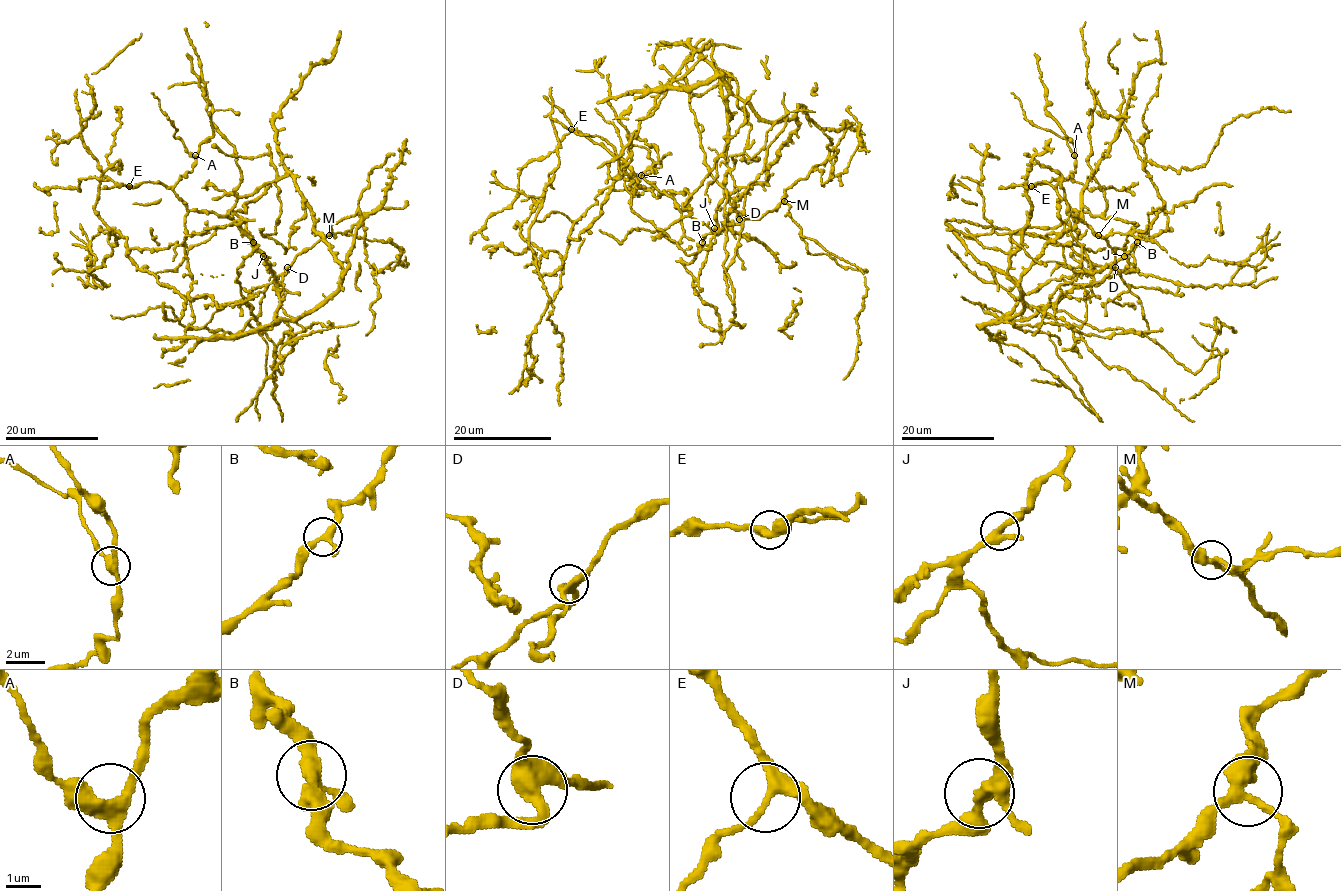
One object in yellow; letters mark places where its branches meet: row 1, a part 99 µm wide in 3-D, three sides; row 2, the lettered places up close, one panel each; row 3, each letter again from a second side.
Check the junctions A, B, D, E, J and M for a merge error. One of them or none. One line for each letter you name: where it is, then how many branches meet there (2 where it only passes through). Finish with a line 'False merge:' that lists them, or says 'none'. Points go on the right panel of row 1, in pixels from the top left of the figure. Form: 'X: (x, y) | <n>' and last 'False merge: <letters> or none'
False merge: none

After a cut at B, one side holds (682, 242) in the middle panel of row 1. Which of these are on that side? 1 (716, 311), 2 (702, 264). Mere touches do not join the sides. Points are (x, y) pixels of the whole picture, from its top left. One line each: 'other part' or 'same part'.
1: other part
2: same part

